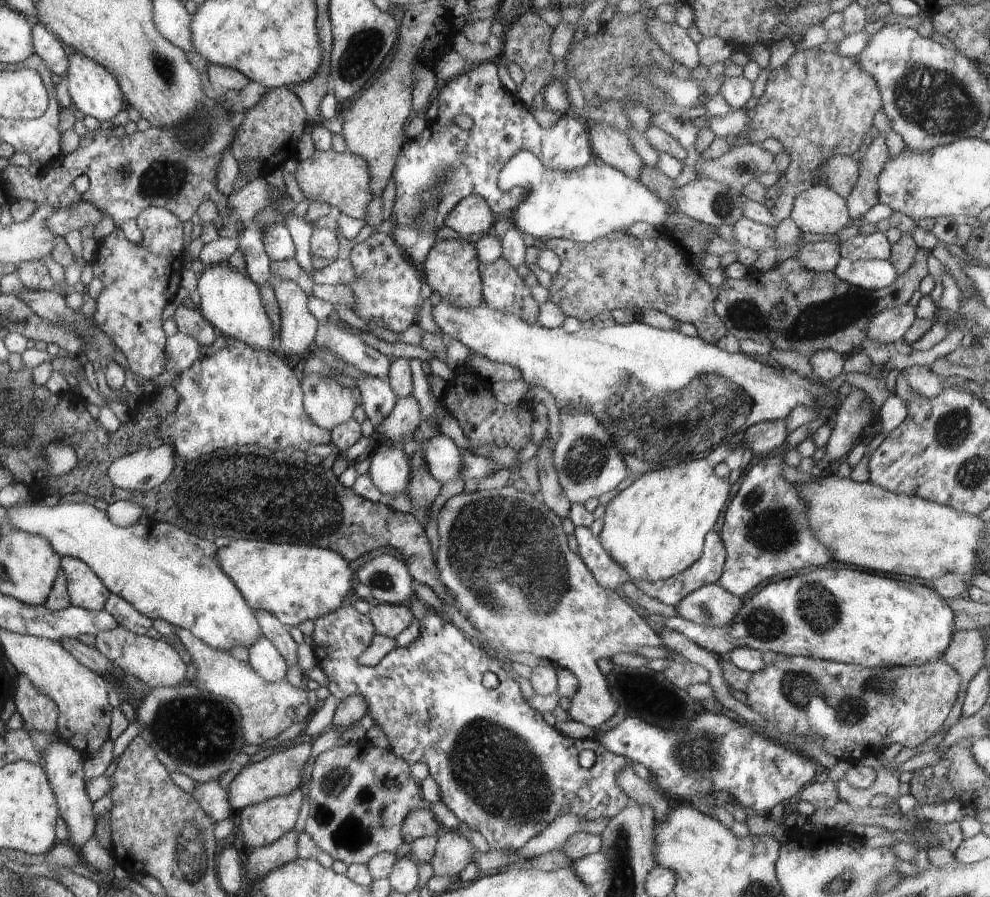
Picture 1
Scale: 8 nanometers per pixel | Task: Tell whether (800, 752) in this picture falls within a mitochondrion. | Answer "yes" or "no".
no

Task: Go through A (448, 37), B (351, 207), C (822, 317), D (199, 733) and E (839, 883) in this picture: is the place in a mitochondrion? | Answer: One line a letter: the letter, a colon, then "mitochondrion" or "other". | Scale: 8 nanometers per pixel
A: other
B: other
C: mitochondrion
D: mitochondrion
E: mitochondrion

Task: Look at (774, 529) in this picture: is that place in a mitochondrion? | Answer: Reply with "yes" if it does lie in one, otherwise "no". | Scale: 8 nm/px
yes

